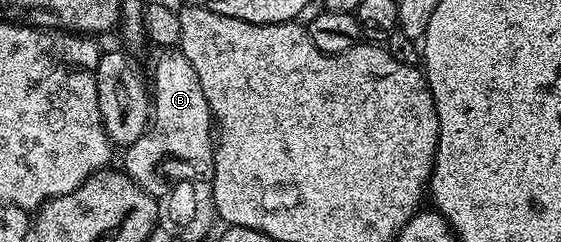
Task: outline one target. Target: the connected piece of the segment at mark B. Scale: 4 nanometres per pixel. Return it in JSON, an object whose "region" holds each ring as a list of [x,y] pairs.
{"region":[[[171,47],[162,53],[151,74],[152,120],[148,133],[124,152],[123,171],[150,193],[157,185],[157,167],[167,156],[193,163],[194,178],[201,183],[209,183],[215,170],[213,118],[197,71],[181,49]]]}

